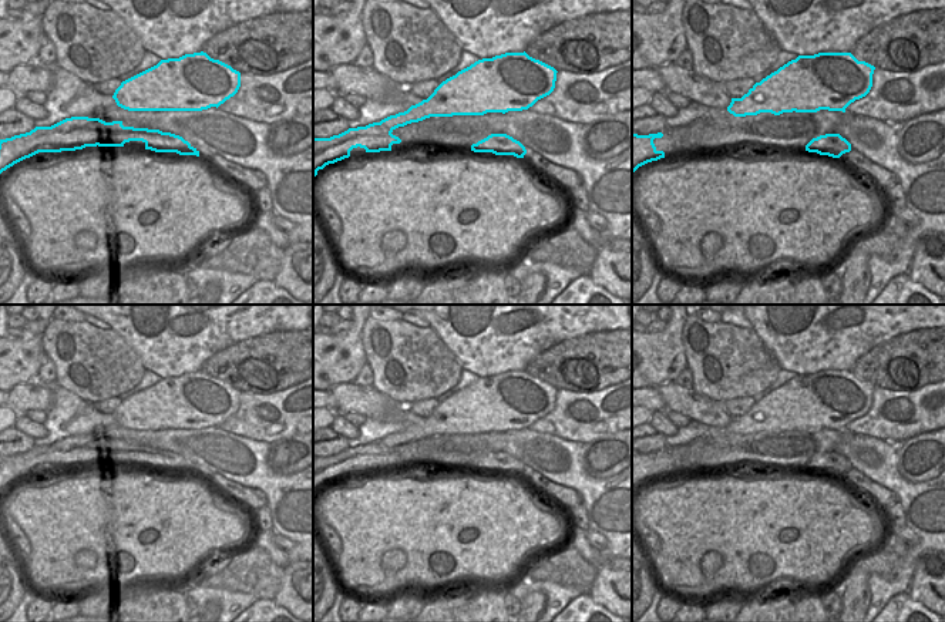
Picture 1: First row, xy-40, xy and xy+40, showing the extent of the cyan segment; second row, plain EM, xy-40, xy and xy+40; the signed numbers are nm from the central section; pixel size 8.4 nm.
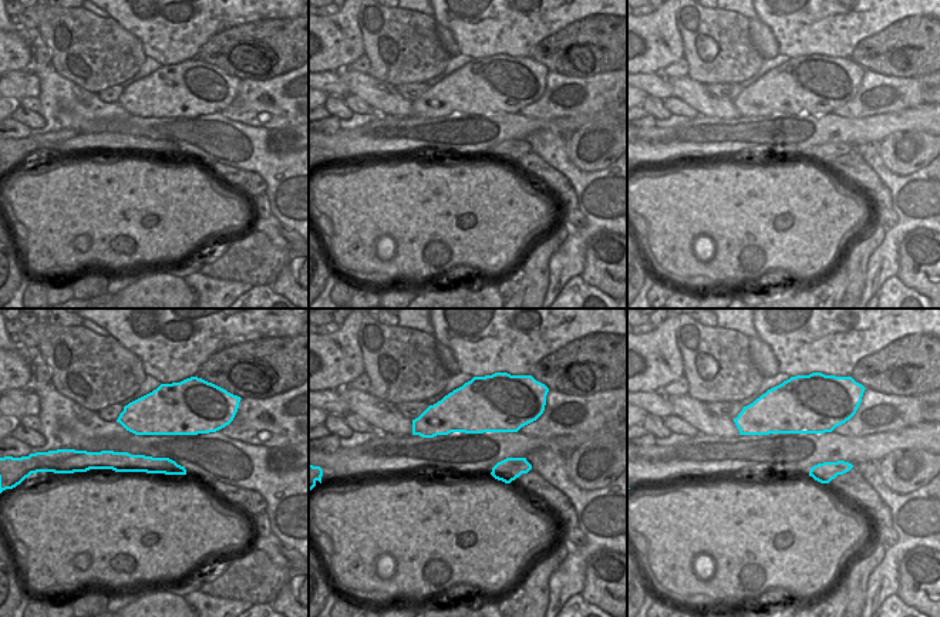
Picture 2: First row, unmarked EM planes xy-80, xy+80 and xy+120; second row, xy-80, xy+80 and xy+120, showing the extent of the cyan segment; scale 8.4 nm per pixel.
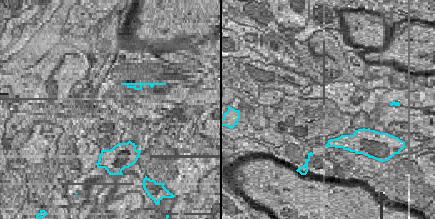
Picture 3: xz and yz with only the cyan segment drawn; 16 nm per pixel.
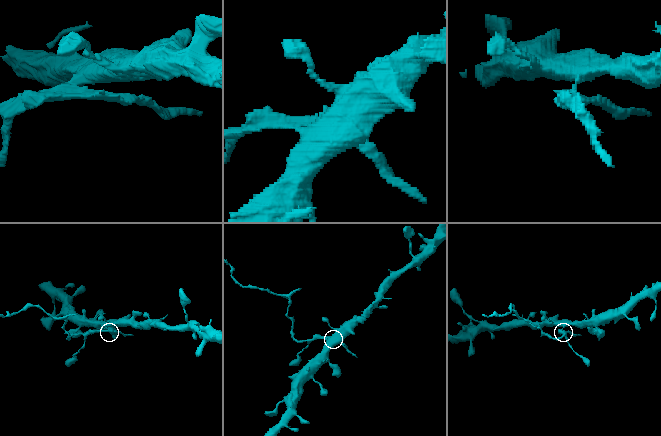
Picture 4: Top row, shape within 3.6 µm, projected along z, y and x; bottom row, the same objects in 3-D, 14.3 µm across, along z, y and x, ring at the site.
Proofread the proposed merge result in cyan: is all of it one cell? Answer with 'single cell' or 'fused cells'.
fused cells

